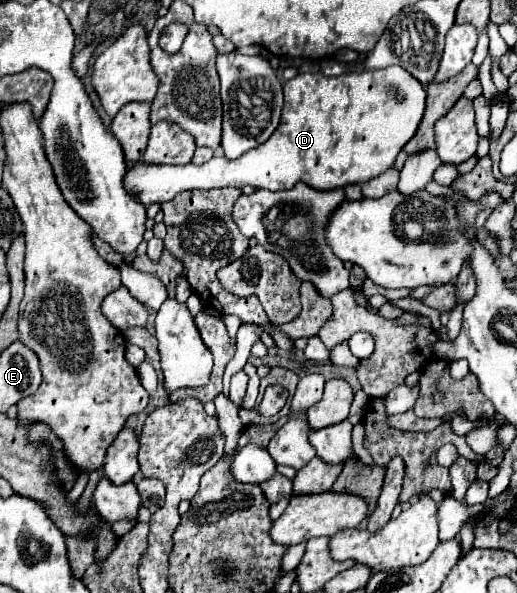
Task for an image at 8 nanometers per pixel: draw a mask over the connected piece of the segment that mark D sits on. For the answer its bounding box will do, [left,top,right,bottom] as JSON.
[125,66,425,206]

